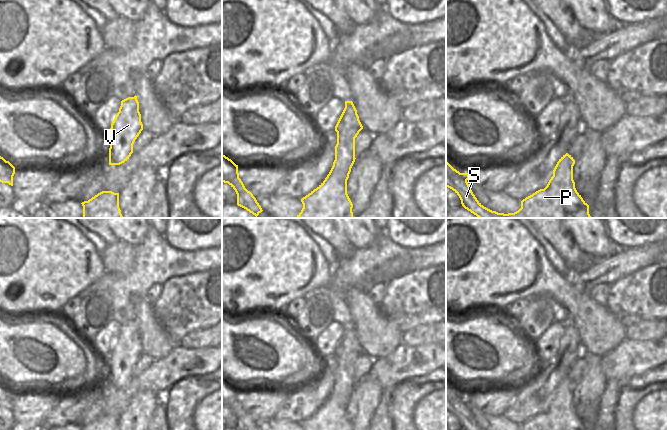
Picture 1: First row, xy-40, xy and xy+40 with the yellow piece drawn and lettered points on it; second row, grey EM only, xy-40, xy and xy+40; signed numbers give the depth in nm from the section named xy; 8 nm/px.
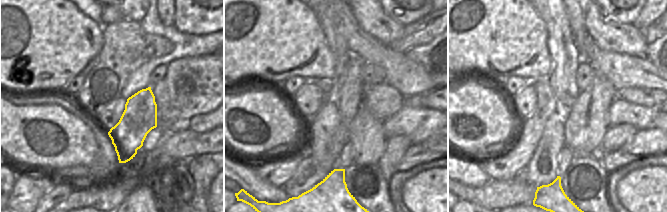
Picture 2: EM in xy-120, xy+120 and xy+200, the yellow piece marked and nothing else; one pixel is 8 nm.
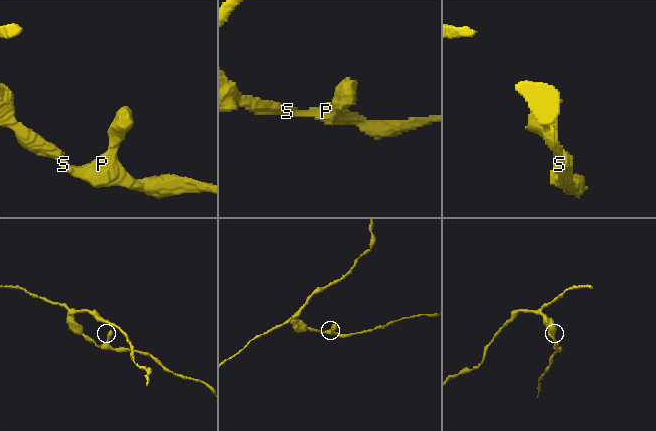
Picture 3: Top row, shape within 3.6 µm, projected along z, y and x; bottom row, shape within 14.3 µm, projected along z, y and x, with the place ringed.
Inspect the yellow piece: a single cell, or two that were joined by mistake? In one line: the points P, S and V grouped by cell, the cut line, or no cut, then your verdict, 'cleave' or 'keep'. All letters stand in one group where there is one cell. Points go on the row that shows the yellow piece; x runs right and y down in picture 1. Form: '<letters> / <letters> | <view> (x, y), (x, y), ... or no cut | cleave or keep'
P S V | no cut | keep

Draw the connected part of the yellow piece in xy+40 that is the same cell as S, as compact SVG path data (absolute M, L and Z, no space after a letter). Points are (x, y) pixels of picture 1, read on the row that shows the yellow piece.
M563 155L547 186L523 199L521 208L514 213L498 213L484 207L467 182L469 173L460 173L448 162L446 187L452 189L459 196L462 206L478 218L591 218L589 205L575 188L574 164L571 155Z

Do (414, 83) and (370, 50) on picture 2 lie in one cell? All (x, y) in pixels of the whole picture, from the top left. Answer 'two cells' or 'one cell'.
one cell

